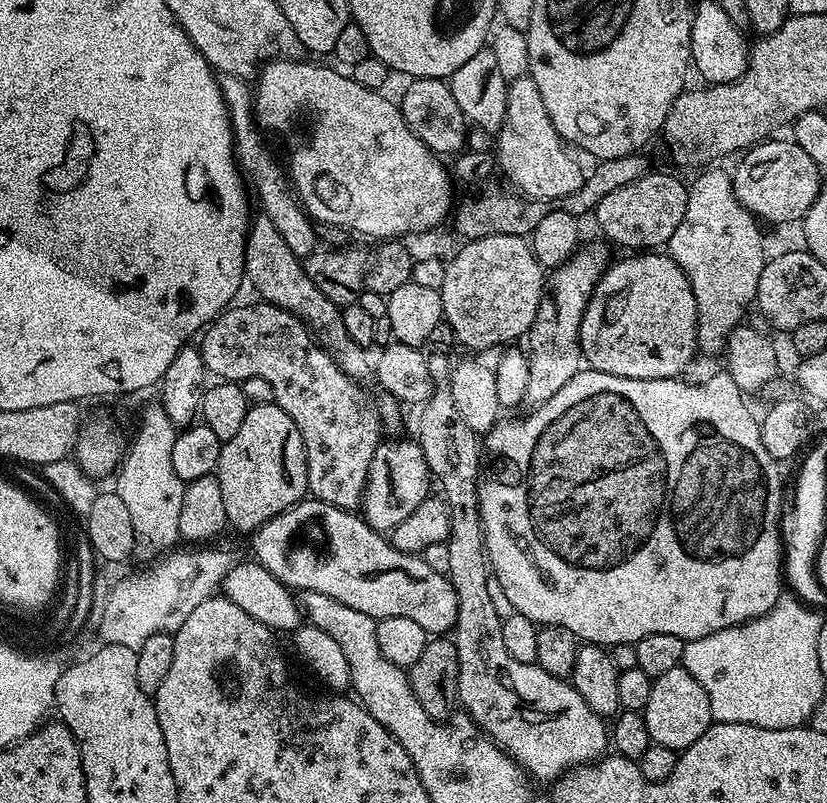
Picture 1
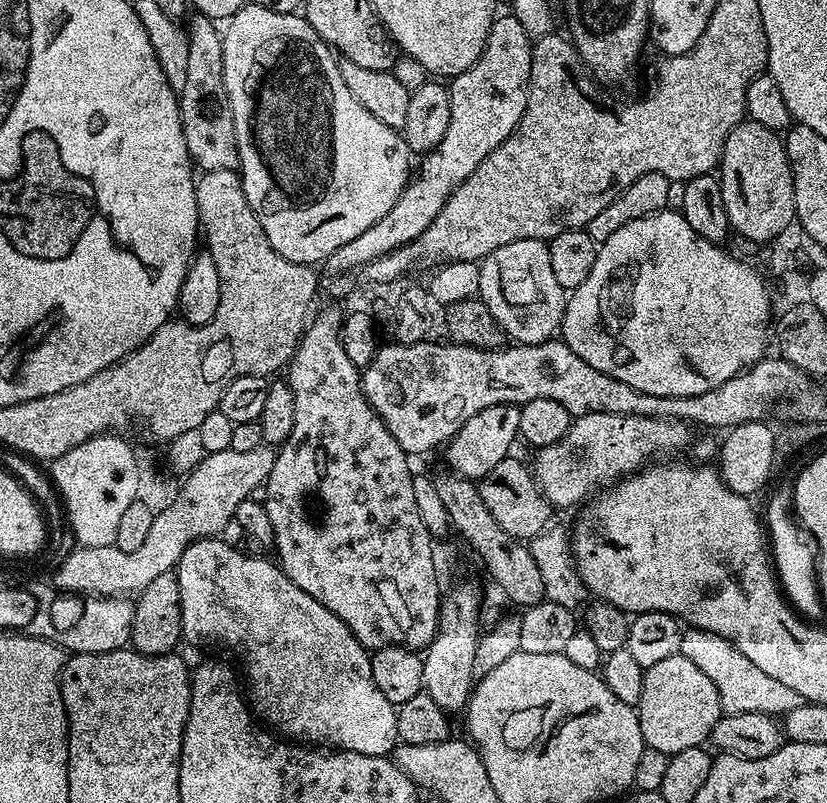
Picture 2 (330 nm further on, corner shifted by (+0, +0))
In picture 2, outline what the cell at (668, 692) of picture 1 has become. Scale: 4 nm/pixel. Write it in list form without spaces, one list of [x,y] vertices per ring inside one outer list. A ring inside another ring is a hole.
[[[679,655],[644,669],[638,715],[645,745],[670,757],[678,754],[678,750],[701,747],[720,721],[722,709],[714,682],[690,658]]]

